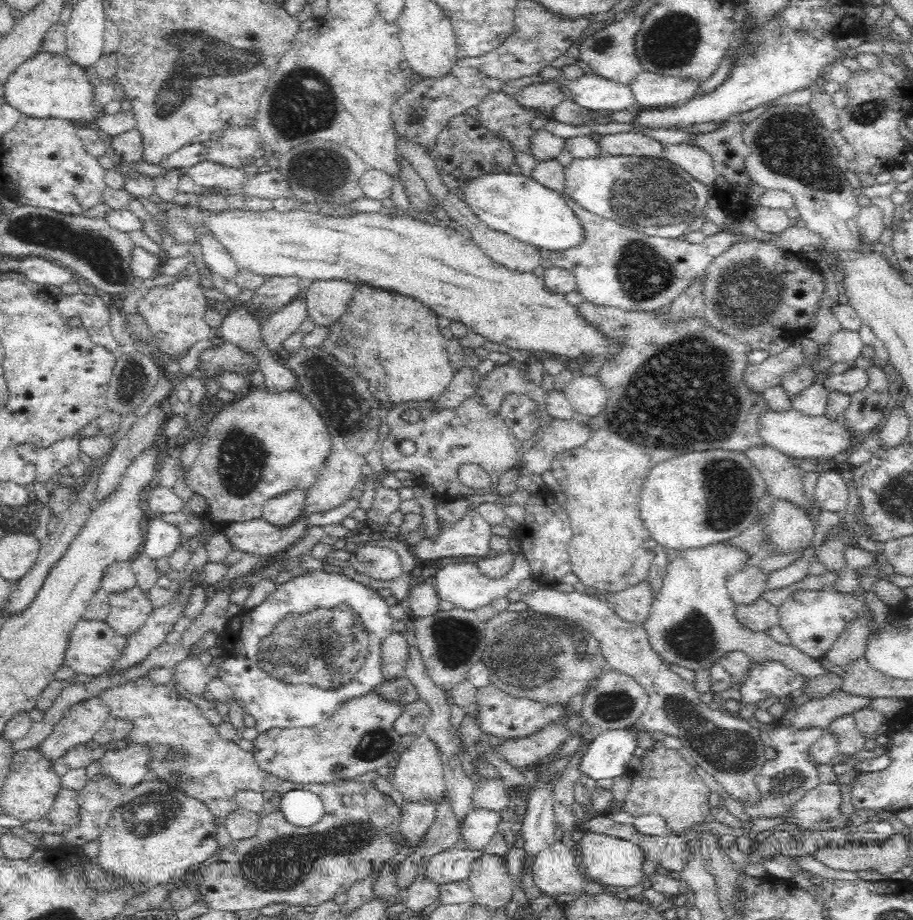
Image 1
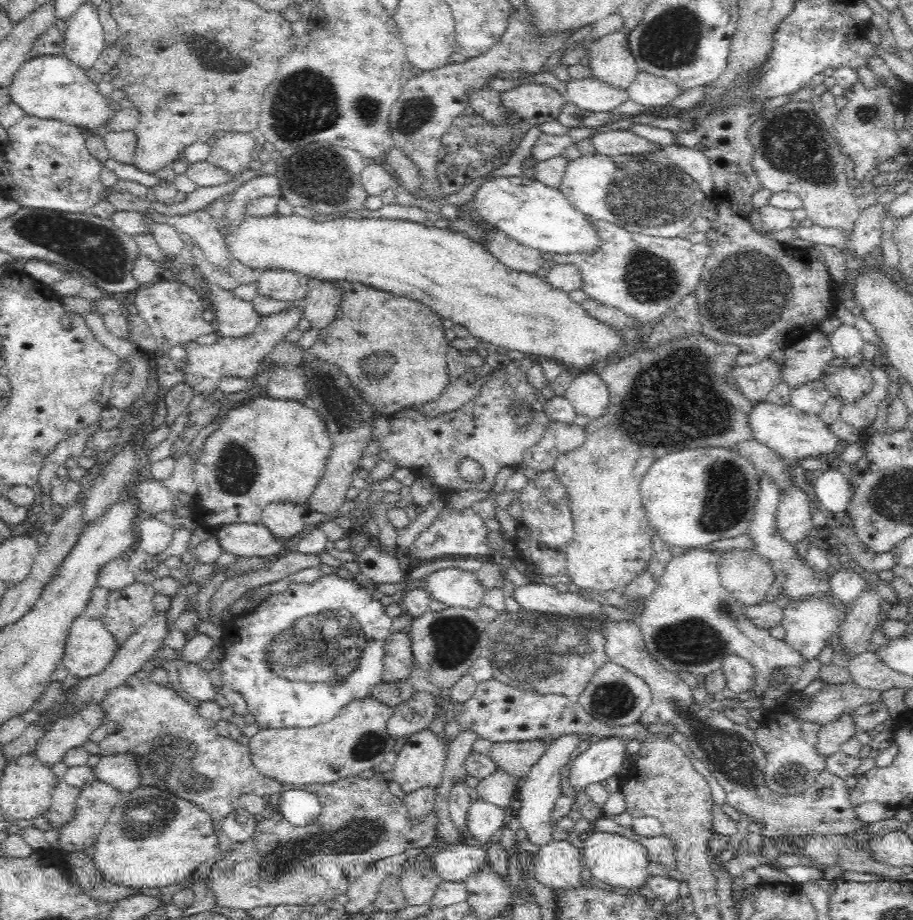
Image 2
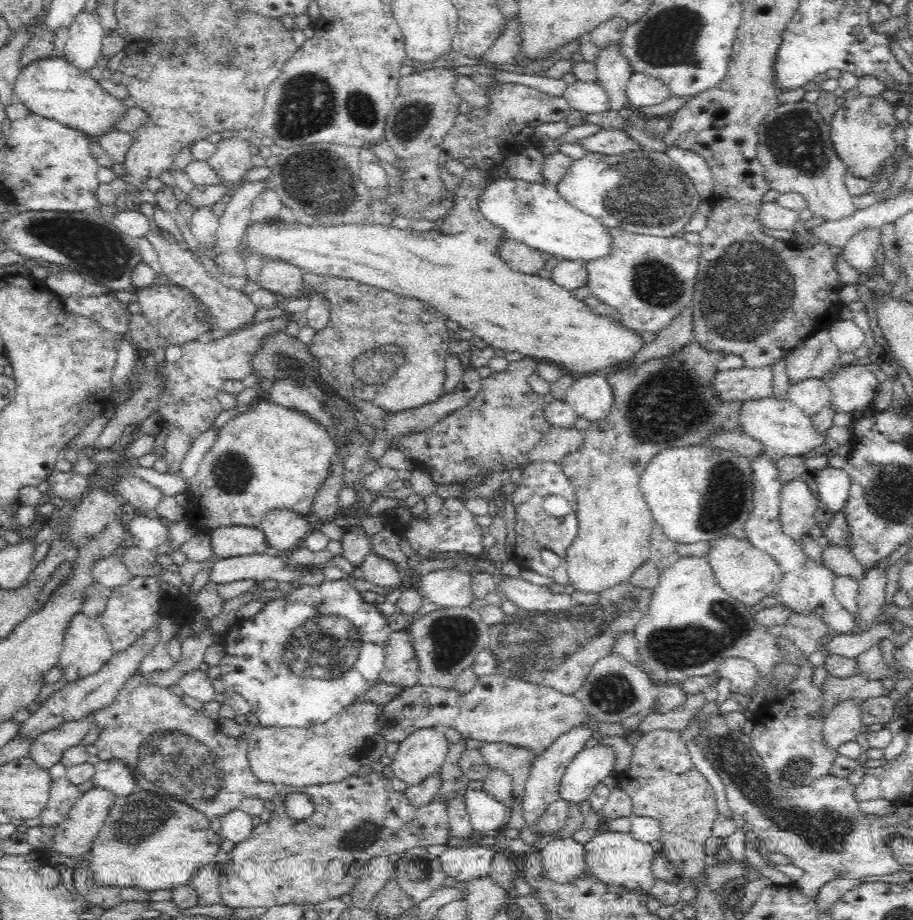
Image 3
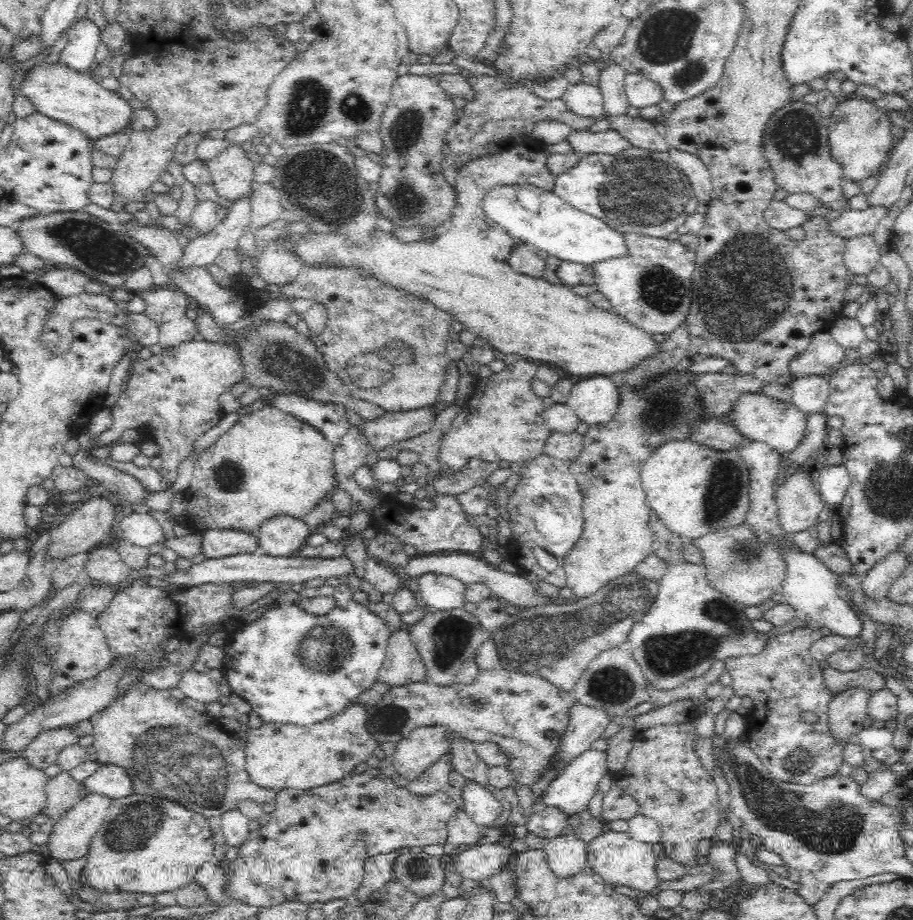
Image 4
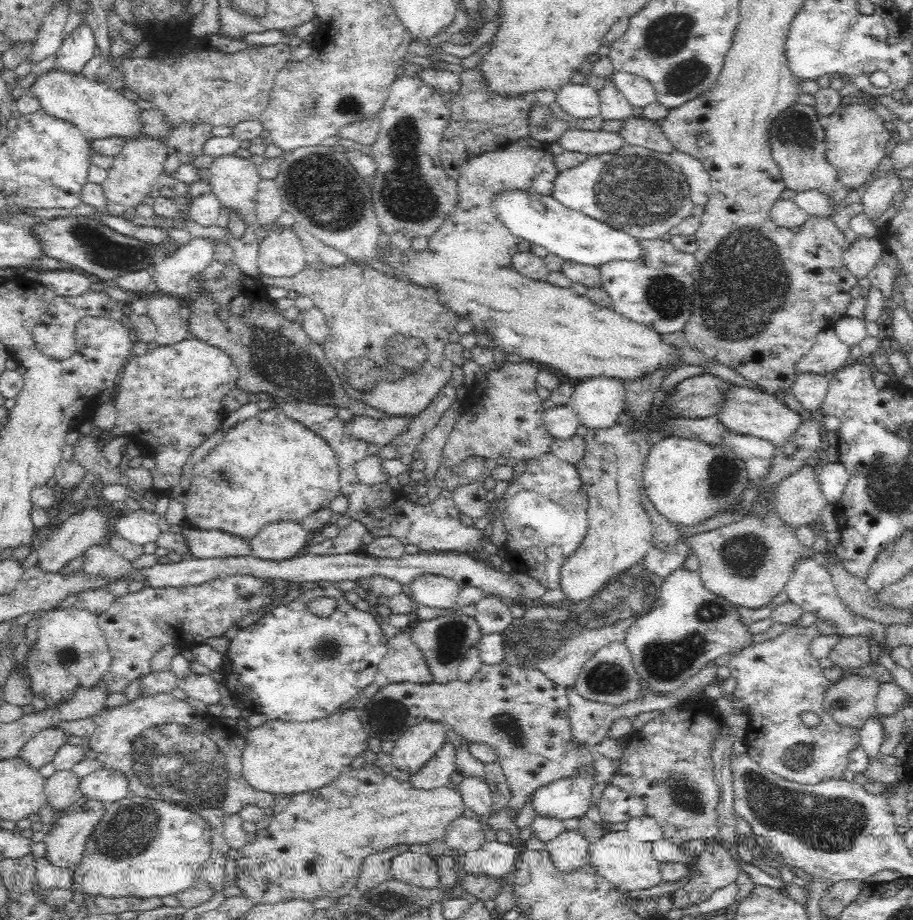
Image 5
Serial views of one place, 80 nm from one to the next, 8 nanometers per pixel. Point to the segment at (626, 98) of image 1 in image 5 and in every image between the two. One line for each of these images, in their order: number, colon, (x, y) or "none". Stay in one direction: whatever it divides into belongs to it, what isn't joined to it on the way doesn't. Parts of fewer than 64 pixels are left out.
2: (592, 94)
3: (589, 97)
4: (584, 100)
5: (582, 101)

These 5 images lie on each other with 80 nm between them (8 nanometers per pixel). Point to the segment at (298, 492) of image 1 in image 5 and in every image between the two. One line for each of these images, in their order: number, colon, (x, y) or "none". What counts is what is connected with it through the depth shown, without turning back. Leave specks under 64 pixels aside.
2: (284, 519)
3: (284, 529)
4: (279, 536)
5: (278, 540)

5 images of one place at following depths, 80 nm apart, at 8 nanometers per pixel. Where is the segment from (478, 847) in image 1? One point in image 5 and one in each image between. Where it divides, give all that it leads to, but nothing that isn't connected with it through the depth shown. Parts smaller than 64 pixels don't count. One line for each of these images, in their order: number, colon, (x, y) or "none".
2: (483, 819)
3: (486, 814)
4: (480, 804)
5: (476, 794)

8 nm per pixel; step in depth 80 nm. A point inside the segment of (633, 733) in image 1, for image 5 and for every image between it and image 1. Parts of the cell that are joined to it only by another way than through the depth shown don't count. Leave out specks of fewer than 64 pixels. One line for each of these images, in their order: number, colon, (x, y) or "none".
2: (602, 760)
3: (591, 766)
4: (572, 790)
5: (569, 797)

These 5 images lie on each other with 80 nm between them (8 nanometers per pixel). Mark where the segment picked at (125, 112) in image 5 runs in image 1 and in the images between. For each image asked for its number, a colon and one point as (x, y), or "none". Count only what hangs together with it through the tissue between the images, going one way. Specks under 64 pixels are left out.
1: (47, 85)
2: (49, 86)
3: (51, 87)
4: (80, 100)

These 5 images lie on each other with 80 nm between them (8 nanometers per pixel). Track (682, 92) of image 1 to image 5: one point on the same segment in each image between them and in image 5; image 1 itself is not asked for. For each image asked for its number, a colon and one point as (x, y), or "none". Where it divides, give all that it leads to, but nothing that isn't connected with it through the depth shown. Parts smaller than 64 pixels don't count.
2: (648, 90)
3: (642, 89)
4: (641, 91)
5: (638, 90)

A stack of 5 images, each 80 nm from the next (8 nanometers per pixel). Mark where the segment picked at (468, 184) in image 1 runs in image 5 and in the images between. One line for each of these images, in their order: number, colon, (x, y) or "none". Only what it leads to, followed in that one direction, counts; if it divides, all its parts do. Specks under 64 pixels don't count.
2: (535, 215)
3: (534, 213)
4: (540, 218)
5: (539, 219)

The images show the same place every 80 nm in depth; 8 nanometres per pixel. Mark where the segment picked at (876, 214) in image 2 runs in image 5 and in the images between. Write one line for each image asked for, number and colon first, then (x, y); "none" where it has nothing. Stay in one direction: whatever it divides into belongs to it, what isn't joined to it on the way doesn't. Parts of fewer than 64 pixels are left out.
3: (859, 251)
4: (861, 254)
5: (863, 253)

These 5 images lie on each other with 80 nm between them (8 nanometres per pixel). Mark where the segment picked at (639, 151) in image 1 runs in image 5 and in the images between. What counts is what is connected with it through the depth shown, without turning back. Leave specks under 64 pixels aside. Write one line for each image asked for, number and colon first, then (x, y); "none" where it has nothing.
2: (620, 141)
3: (611, 142)
4: (608, 142)
5: (590, 142)

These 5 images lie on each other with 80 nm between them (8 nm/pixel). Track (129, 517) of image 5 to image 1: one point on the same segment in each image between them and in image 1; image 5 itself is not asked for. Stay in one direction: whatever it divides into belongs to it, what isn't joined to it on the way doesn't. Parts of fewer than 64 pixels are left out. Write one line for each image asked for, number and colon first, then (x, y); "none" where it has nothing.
1: (163, 539)
2: (155, 537)
3: (144, 533)
4: (141, 530)

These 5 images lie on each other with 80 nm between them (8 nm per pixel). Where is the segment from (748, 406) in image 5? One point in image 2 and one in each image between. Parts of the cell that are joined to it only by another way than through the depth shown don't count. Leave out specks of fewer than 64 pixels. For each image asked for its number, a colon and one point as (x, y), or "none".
2: (794, 435)
3: (782, 427)
4: (780, 425)

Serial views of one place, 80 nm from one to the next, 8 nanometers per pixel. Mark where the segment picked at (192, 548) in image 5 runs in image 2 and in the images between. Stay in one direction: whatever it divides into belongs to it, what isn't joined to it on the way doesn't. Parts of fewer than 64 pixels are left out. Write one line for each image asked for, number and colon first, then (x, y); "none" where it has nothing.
2: (248, 540)
3: (227, 541)
4: (217, 543)

